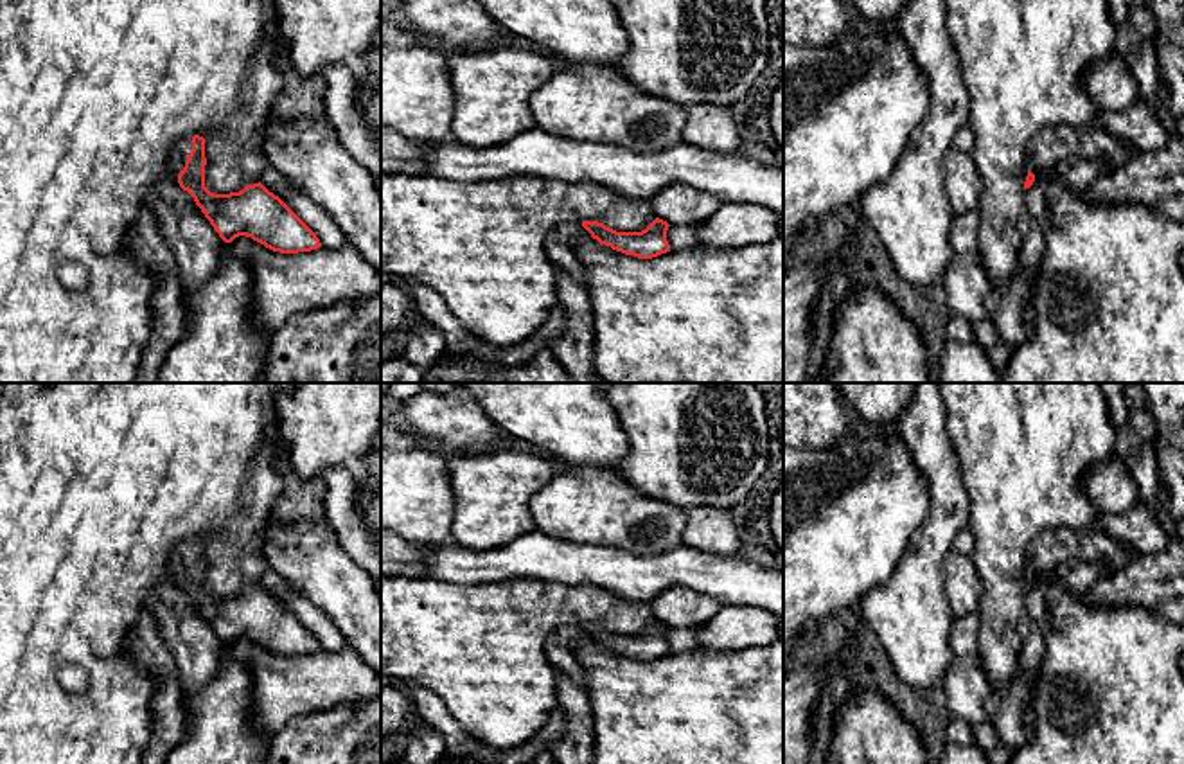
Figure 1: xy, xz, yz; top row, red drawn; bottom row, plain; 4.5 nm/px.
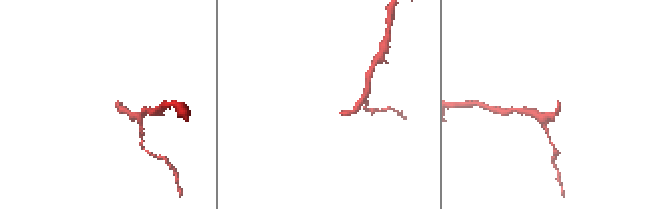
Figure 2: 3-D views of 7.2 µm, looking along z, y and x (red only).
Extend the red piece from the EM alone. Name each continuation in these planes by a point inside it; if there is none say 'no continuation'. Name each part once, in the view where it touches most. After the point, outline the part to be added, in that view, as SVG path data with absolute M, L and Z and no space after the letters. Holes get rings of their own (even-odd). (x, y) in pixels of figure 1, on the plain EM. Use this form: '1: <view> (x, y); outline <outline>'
1: xy (180, 556); outline M192 539L183 541L172 554L171 572L180 577L185 570L187 559L192 554Z

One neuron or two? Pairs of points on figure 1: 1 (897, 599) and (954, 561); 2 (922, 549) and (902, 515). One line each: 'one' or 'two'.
1: two
2: two

